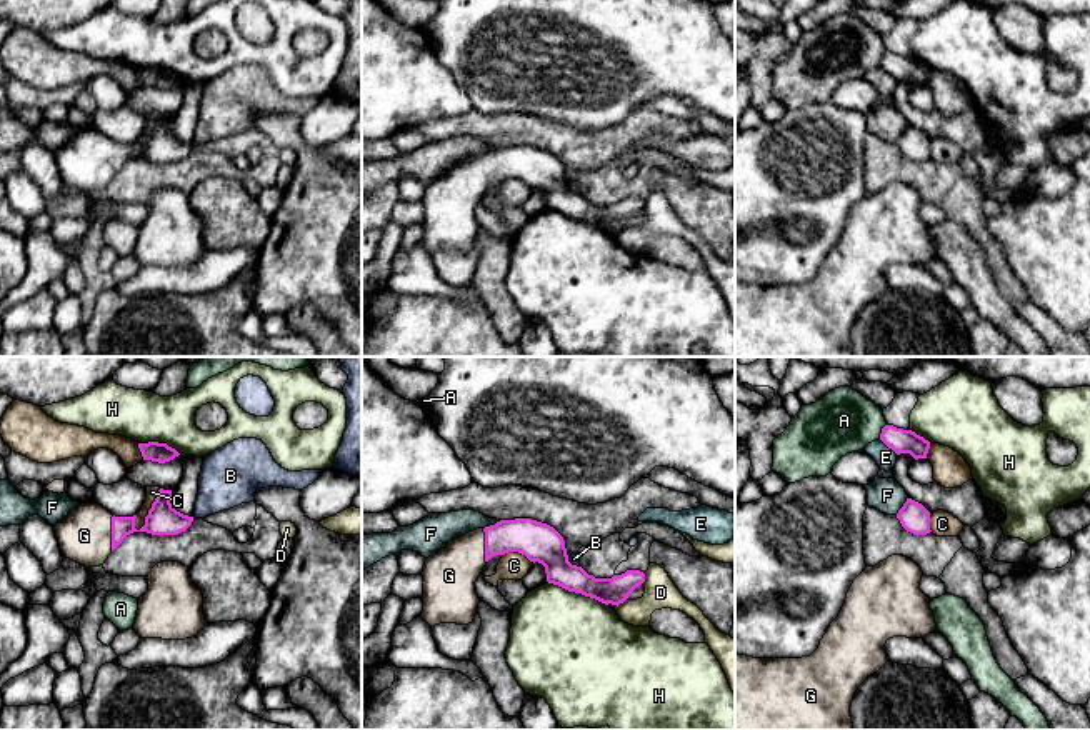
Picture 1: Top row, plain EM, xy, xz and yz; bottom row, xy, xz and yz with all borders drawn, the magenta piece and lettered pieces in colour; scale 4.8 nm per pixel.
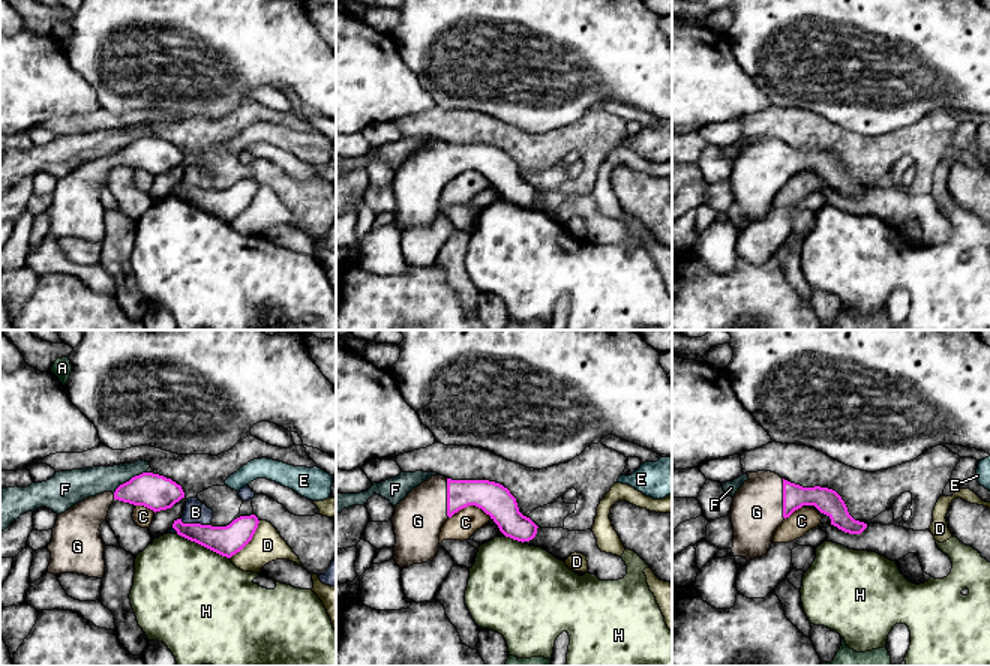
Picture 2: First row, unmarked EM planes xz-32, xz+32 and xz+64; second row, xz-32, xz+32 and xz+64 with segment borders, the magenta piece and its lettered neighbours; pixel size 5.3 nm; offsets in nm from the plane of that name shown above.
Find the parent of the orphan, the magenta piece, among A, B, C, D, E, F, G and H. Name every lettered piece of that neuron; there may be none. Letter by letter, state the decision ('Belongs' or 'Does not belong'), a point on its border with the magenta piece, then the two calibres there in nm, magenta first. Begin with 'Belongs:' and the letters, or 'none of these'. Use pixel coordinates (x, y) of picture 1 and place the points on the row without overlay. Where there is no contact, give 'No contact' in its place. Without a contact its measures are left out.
Belongs: G
A: Does not belong. Touches magenta at yz (882, 57). Thickness 120 nm (magenta) against 300 nm
B: Does not belong. Touches magenta at xz (570, 190). Thickness 190 nm (magenta) against 50 nm
C: Does not belong. Touches magenta at xy (149, 137). Thickness 150 nm (magenta) against 60 nm
D: Does not belong. Touches magenta at xz (644, 205). Thickness 140 nm (magenta) against 160 nm
E: Does not belong. Touches magenta at yz (889, 74). Thickness 120 nm (magenta) against 100 nm
F: Does not belong. Touches magenta at xz (492, 152). Thickness 190 nm (magenta) against 150 nm
G: Belongs. Touches magenta at xy (112, 159). Thickness 150 nm (magenta) against 260 nm
H: Does not belong. Touches magenta at xz (577, 219). Thickness 160 nm (magenta) against 500 nm

